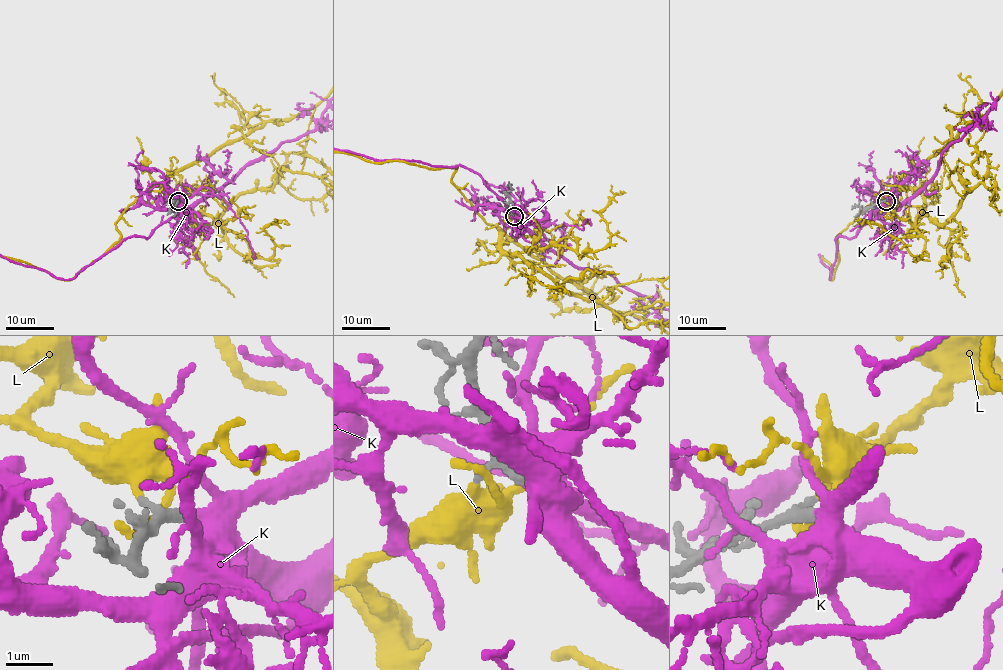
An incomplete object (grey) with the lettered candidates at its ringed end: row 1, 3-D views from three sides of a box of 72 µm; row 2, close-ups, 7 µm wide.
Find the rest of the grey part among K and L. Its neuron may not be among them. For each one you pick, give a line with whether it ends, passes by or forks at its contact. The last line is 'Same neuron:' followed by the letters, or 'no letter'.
K: it forks there
Same neuron: K

